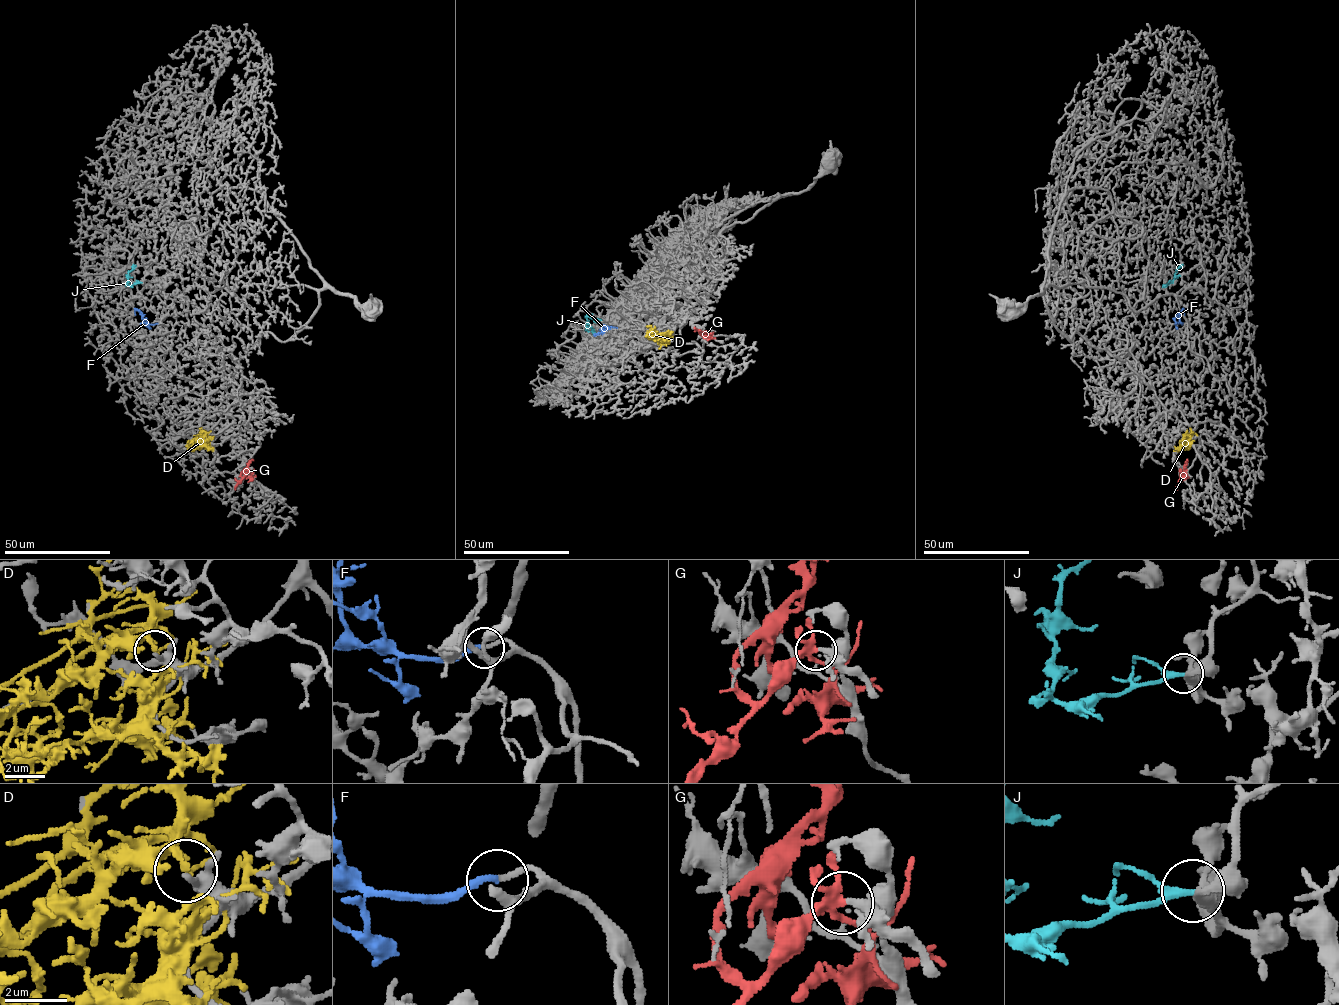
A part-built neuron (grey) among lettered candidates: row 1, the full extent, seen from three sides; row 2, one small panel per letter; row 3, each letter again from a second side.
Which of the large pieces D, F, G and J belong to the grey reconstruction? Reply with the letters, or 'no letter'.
F

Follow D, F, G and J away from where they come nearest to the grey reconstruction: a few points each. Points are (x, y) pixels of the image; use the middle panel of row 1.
D: (665, 335), (651, 337), (666, 344)
F: (617, 328), (608, 327), (595, 336)
G: (708, 331), (700, 334), (713, 339)
J: (601, 320), (587, 317), (593, 334)

